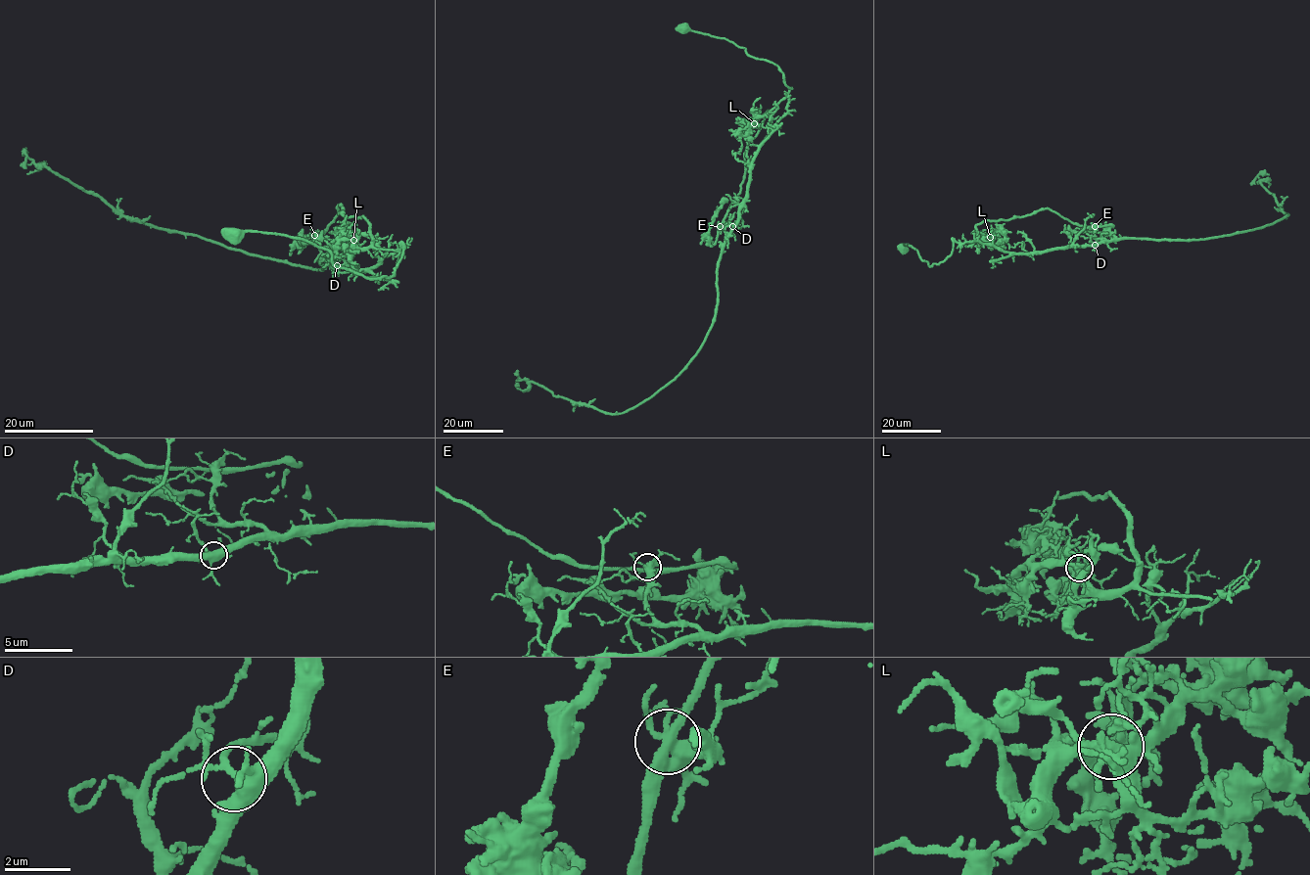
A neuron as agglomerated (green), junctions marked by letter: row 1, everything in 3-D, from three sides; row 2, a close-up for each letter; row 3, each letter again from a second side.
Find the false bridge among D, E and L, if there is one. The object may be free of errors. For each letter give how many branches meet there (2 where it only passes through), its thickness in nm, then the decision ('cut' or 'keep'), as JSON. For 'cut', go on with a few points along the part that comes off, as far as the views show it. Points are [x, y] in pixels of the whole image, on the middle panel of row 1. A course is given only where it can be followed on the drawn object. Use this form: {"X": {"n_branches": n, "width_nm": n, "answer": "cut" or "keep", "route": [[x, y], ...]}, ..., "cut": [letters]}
{"D": {"n_branches": 6, "width_nm": 360, "answer": "keep"}, "E": {"n_branches": 6, "width_nm": 420, "answer": "cut", "route": [[720, 226], [725, 238], [715, 320], [671, 381], [611, 413], [533, 382], [518, 379], [518, 390]]}, "L": {"n_branches": 9, "width_nm": 360, "answer": "keep"}, "cut": ["E"]}

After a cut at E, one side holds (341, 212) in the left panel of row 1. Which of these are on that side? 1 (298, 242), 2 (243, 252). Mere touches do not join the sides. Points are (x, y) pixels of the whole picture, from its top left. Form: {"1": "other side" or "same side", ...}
{"1": "same side", "2": "other side"}

